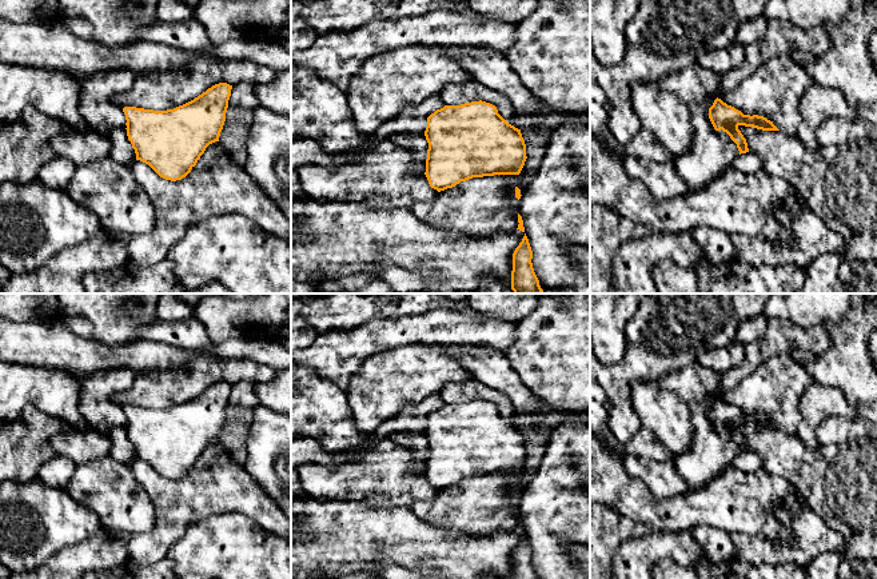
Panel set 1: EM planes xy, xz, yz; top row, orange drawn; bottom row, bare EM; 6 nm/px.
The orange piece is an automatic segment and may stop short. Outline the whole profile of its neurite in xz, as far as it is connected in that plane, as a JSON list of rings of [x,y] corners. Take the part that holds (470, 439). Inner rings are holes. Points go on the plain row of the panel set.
[[[482,399],[436,408],[427,416],[424,435],[428,442],[424,474],[438,491],[473,476],[519,474],[527,458],[521,428],[509,423],[495,404]]]

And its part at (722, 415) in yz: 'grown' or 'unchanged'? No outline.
unchanged

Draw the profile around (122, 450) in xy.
[[[111,427],[108,436],[112,443],[109,458],[120,463],[131,463],[136,459],[136,452],[128,439],[125,427]]]

